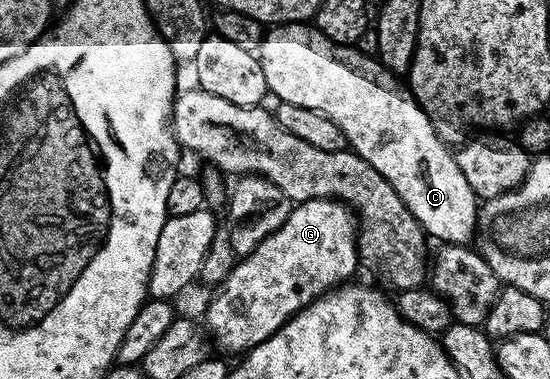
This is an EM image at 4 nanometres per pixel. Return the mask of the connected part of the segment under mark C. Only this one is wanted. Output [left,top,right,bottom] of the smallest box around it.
[258,22,480,245]

